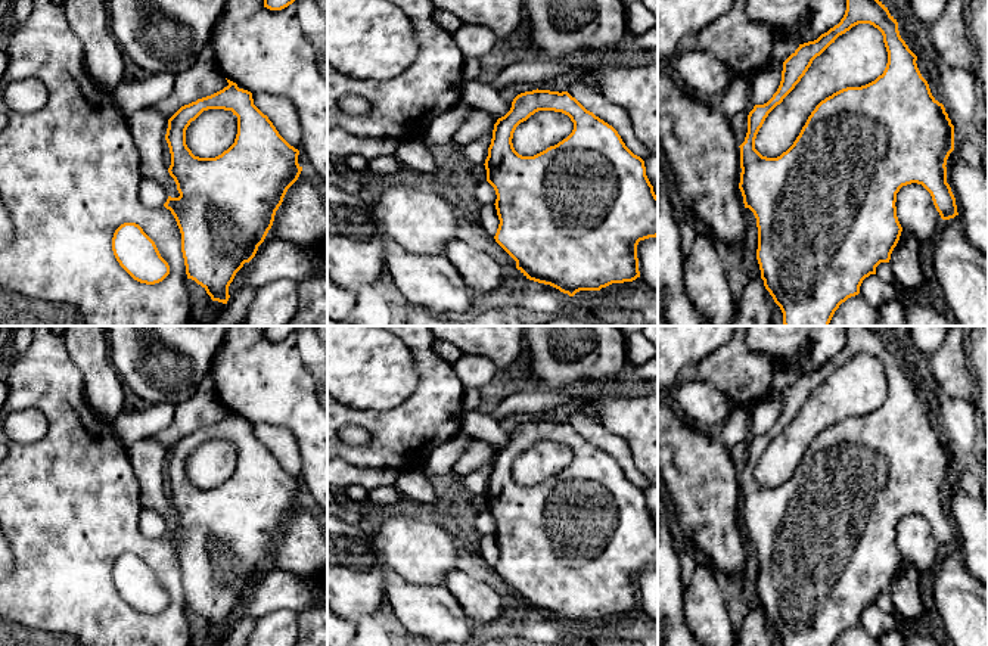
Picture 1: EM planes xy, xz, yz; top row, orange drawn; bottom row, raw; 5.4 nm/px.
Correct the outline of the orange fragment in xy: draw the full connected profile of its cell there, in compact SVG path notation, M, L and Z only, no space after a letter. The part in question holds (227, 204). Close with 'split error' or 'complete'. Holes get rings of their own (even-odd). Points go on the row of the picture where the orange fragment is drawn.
M227 80L223 90L181 106L170 119L165 140L171 153L170 176L177 184L178 198L168 196L164 206L171 211L181 233L181 252L187 279L201 285L212 301L227 304L229 286L236 273L249 263L258 246L264 242L273 226L276 211L283 202L288 189L298 180L302 167L298 164L299 150L291 146L276 130L273 122L255 105L252 93L239 88ZM224 109L237 117L237 134L234 143L215 158L199 158L186 145L186 130L203 111Z; complete

